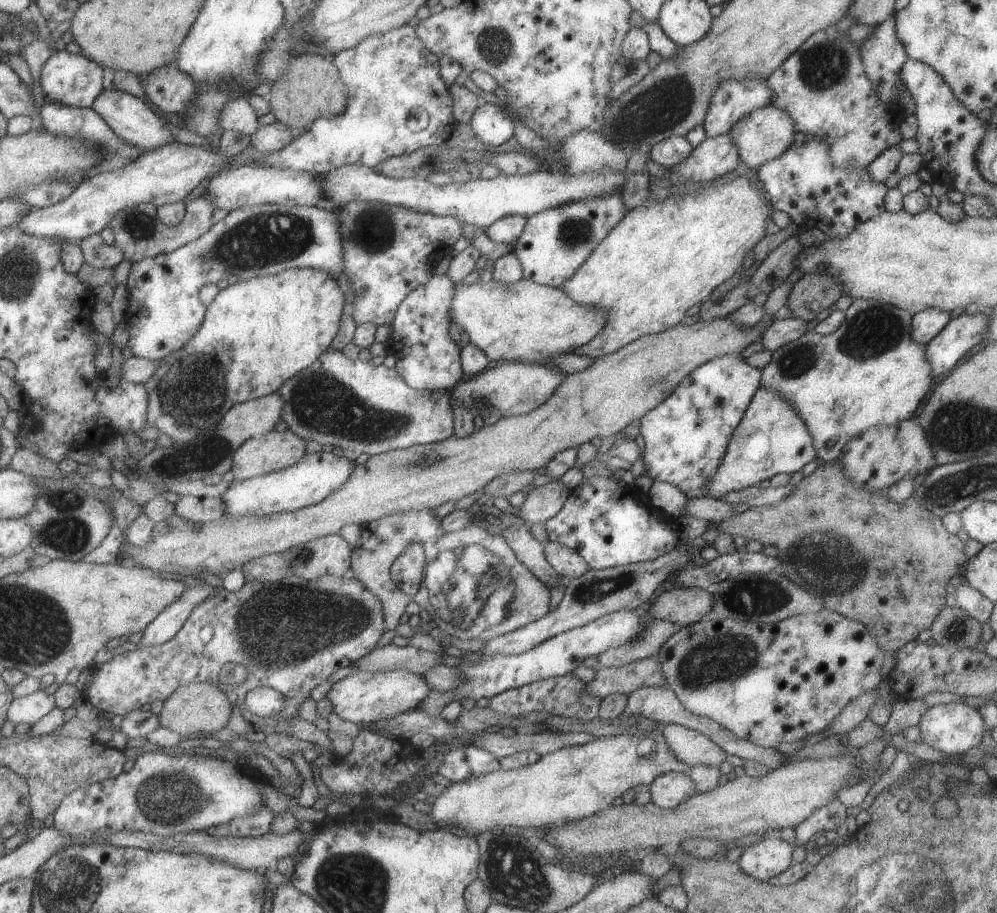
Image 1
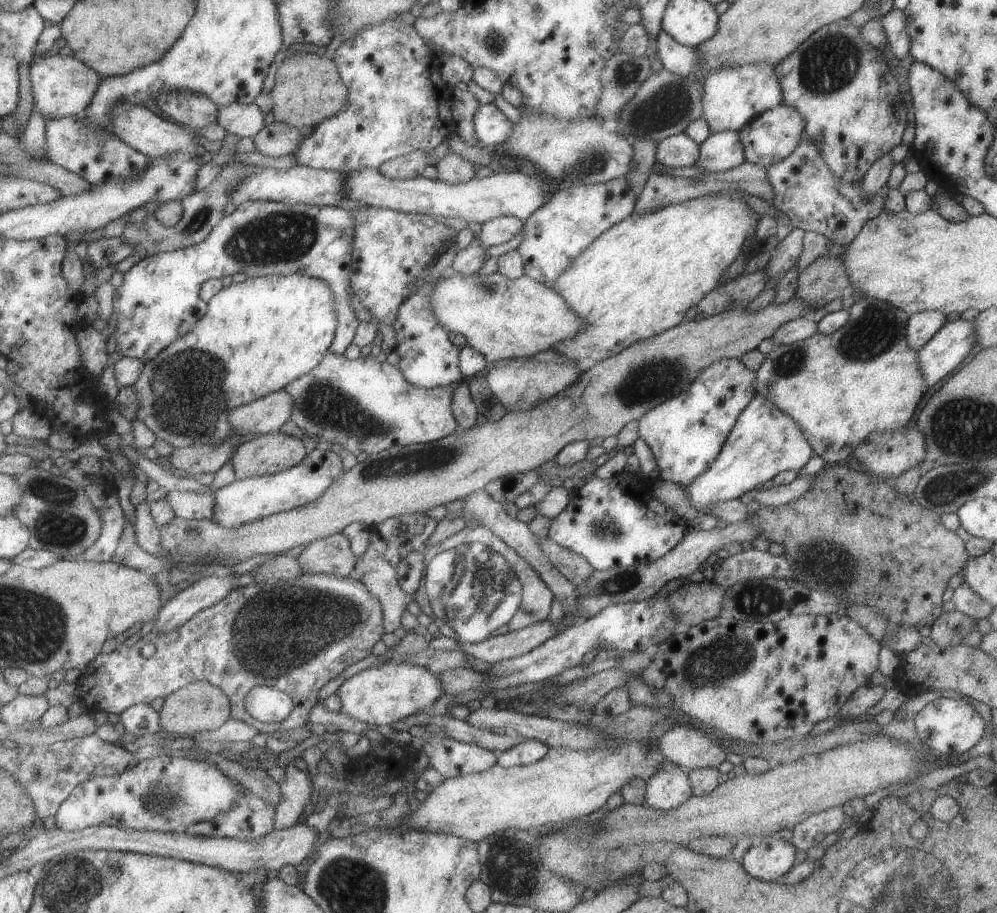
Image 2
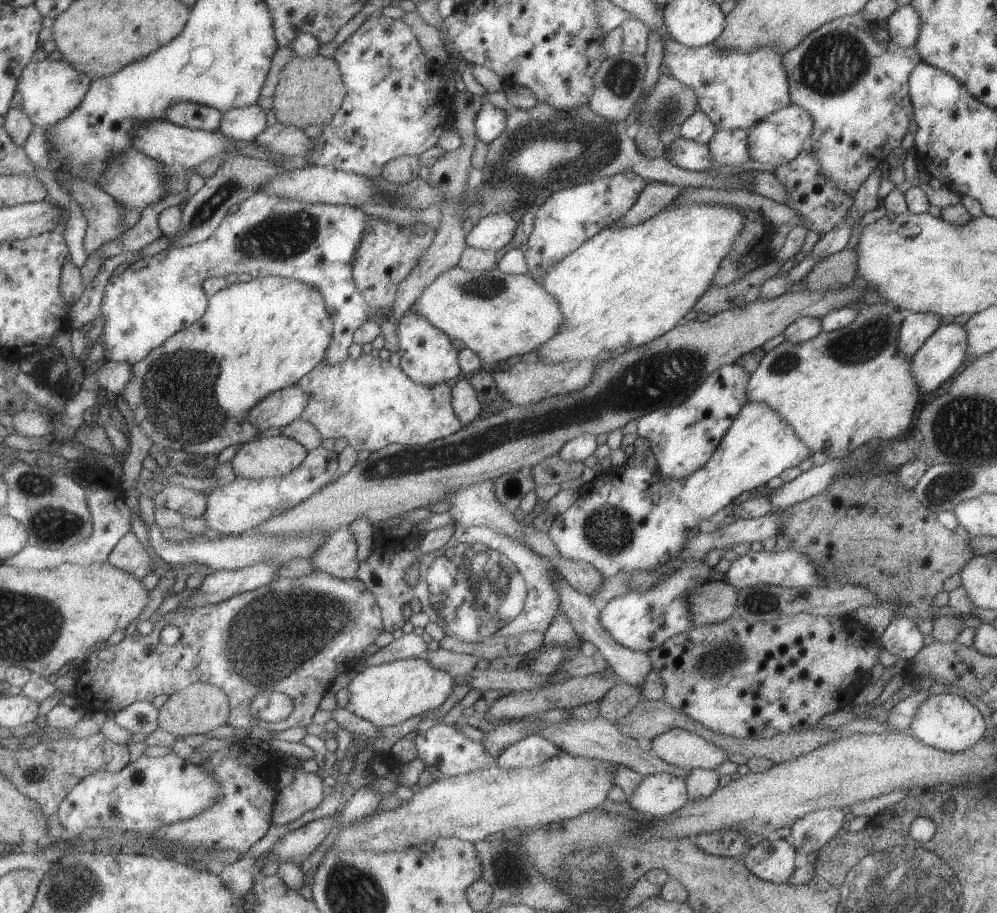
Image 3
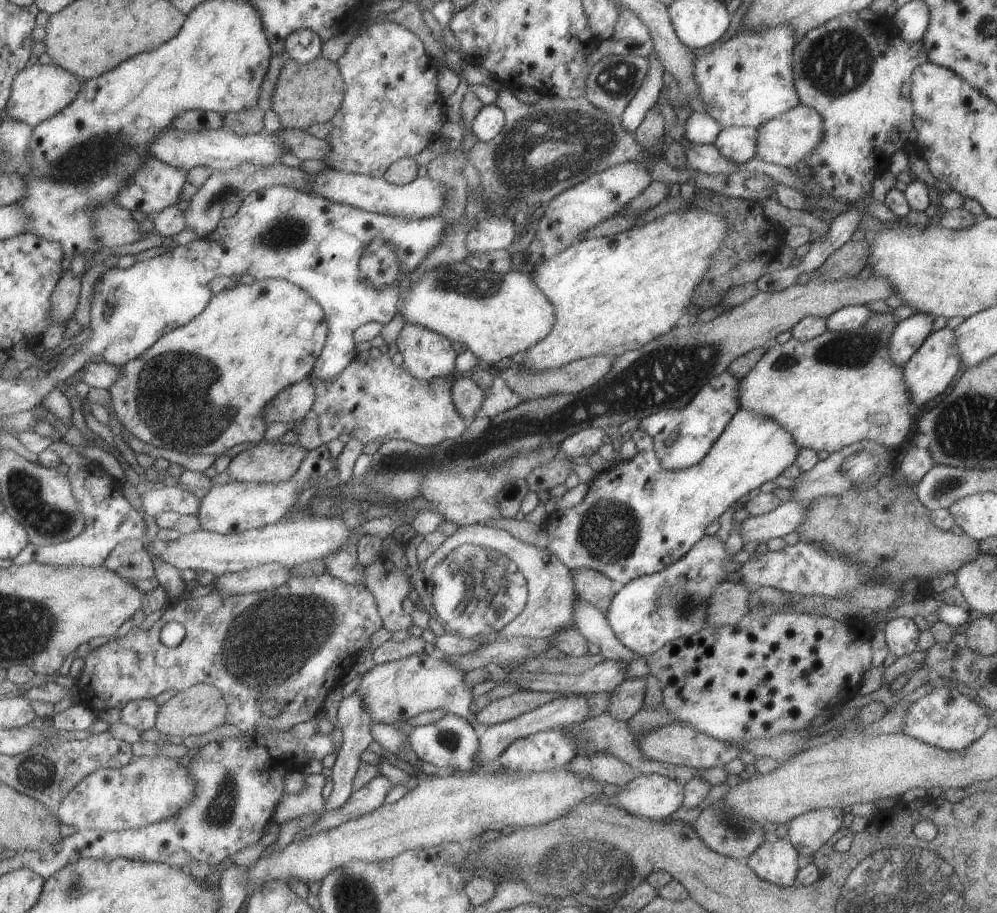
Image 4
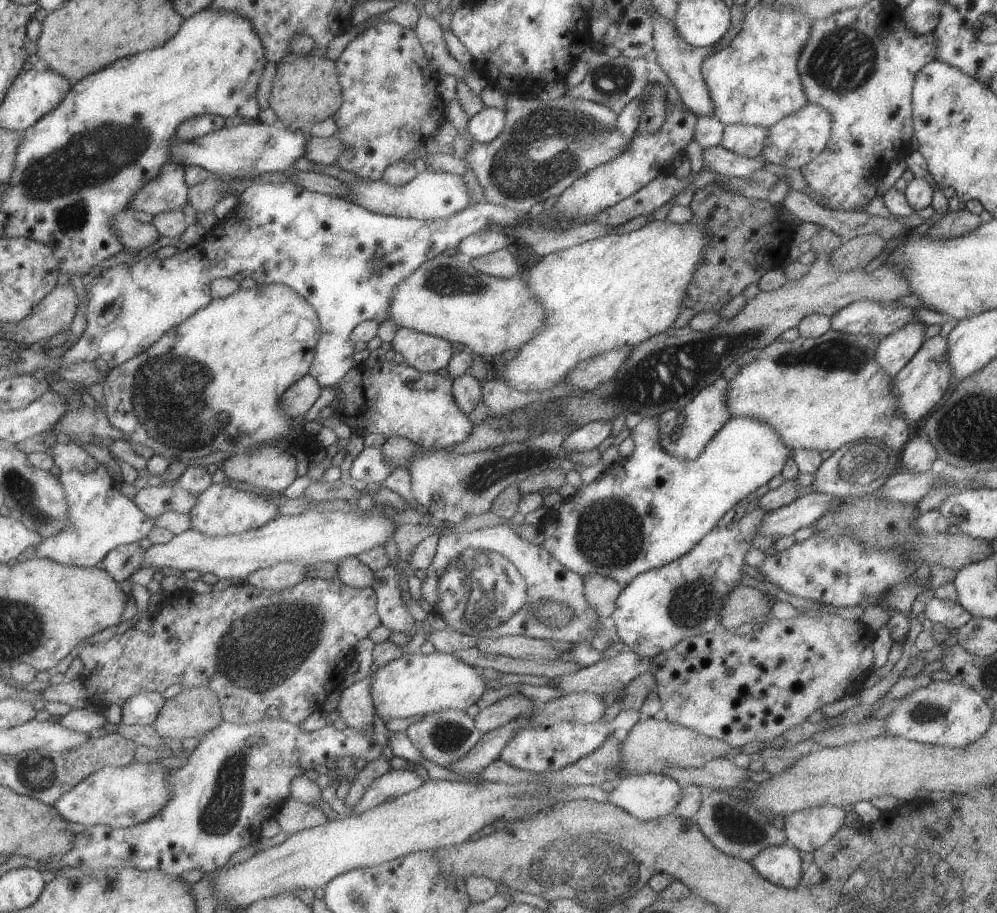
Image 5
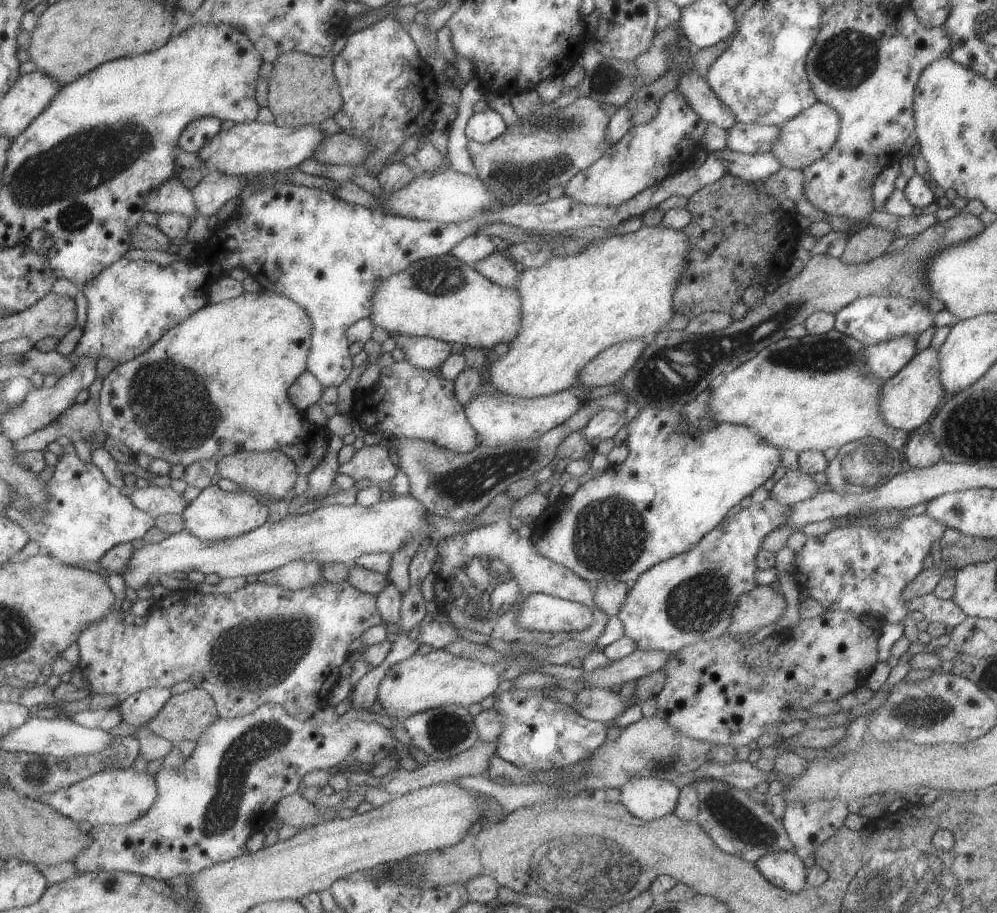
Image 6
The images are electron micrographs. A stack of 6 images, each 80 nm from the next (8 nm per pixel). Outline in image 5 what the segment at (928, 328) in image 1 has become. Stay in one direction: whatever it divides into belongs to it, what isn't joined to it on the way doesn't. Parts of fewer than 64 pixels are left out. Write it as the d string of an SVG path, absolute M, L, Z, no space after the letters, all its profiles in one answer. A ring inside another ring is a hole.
M911 322L901 330L895 330L883 337L875 348L878 369L889 378L898 374L924 342L925 327L922 322Z

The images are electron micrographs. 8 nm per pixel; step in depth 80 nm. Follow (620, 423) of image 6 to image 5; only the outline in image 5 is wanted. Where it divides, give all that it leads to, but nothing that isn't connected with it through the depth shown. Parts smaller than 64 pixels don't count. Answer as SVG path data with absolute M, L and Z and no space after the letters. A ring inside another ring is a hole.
M595 420L595 422L589 422L589 424L579 427L571 432L565 438L565 442L561 444L562 454L597 449L607 436L611 436L611 425L611 420L609 422Z

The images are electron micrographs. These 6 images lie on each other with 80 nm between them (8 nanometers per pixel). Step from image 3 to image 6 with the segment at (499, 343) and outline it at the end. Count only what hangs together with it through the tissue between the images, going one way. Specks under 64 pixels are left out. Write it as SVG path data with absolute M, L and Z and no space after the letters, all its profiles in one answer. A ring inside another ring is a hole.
M449 253L415 260L405 270L377 282L369 306L371 324L390 335L435 338L460 343L466 350L485 351L499 342L508 344L519 330L515 286L501 288Z

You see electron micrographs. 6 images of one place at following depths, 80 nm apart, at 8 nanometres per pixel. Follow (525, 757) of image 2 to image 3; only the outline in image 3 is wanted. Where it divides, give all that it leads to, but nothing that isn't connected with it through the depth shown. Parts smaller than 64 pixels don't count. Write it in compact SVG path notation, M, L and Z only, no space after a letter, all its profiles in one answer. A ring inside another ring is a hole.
M527 735L522 740L499 750L494 764L507 769L537 768L539 764L547 762L559 752L561 748L551 744L543 736Z

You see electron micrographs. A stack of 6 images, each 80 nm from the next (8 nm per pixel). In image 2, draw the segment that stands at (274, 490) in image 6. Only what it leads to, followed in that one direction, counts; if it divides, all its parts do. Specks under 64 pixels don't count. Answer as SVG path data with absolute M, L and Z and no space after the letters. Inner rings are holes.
M287 434L253 437L241 444L232 459L236 479L273 475L299 465L306 457L301 438Z

